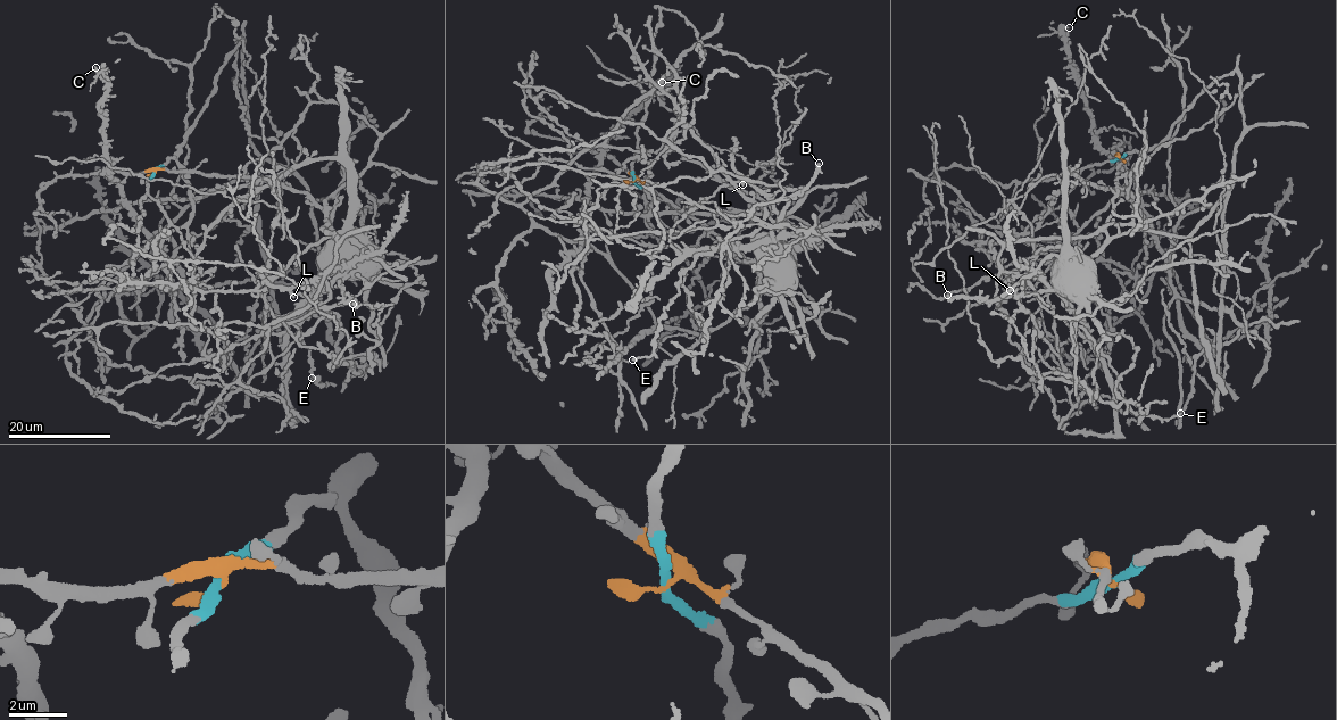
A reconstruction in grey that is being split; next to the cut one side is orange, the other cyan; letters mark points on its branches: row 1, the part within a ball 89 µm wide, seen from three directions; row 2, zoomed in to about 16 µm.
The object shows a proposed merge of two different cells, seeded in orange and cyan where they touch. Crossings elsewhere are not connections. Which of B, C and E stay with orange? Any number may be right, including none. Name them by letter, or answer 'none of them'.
B

